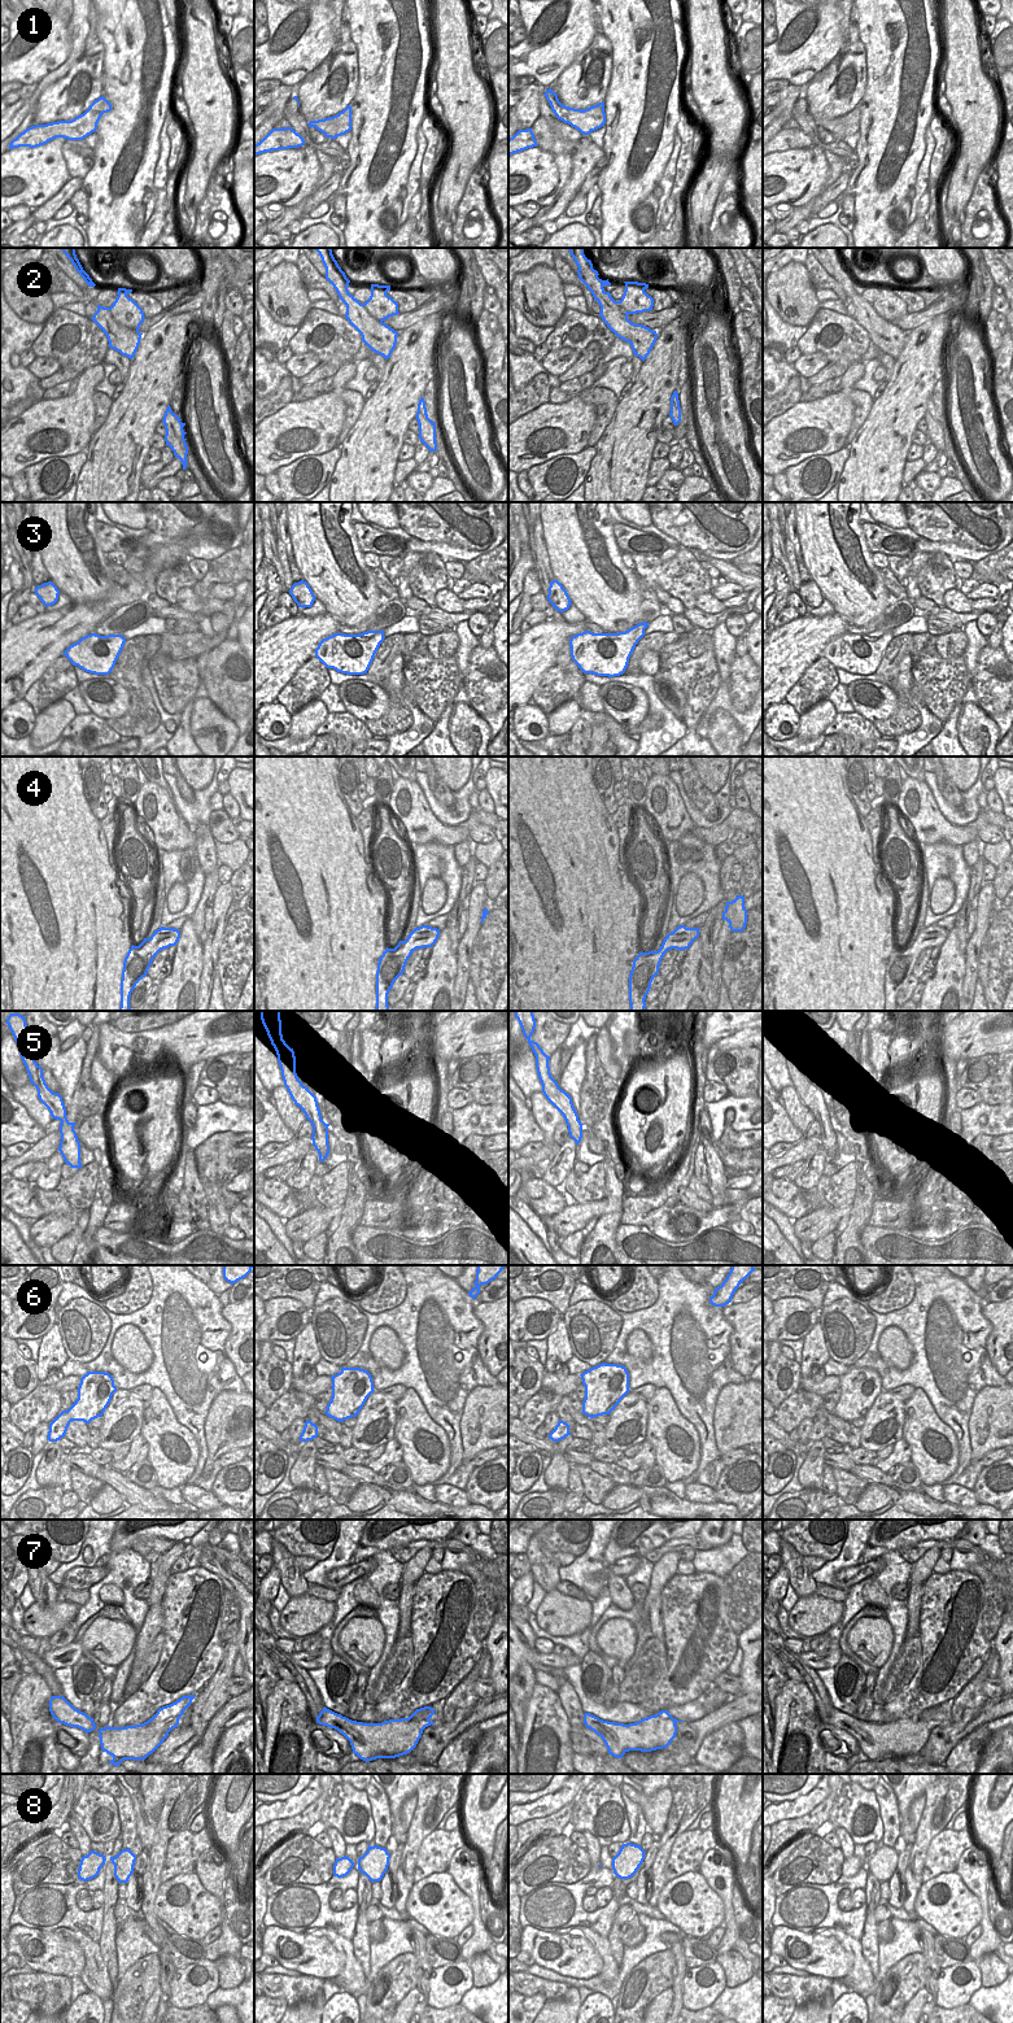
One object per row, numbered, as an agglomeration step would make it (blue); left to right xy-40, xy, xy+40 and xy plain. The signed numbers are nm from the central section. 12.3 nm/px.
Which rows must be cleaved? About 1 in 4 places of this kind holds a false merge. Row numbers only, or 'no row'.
1, 2, 7

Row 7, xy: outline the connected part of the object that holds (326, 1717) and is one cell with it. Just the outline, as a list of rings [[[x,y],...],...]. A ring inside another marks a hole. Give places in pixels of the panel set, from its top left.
[[[324,1706],[323,1710],[316,1715],[316,1723],[336,1730],[339,1727],[337,1722],[340,1718],[341,1714],[337,1714]]]

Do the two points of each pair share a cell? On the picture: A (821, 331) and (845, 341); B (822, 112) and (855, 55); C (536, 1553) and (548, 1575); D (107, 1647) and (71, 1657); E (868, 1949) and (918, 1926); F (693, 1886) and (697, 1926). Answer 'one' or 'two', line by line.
A: one
B: one
C: one
D: one
E: two
F: one

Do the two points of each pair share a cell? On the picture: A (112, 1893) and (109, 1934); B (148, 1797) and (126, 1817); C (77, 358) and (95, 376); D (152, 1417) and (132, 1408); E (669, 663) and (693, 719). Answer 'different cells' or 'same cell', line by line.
A: same cell
B: different cells
C: different cells
D: different cells
E: same cell

